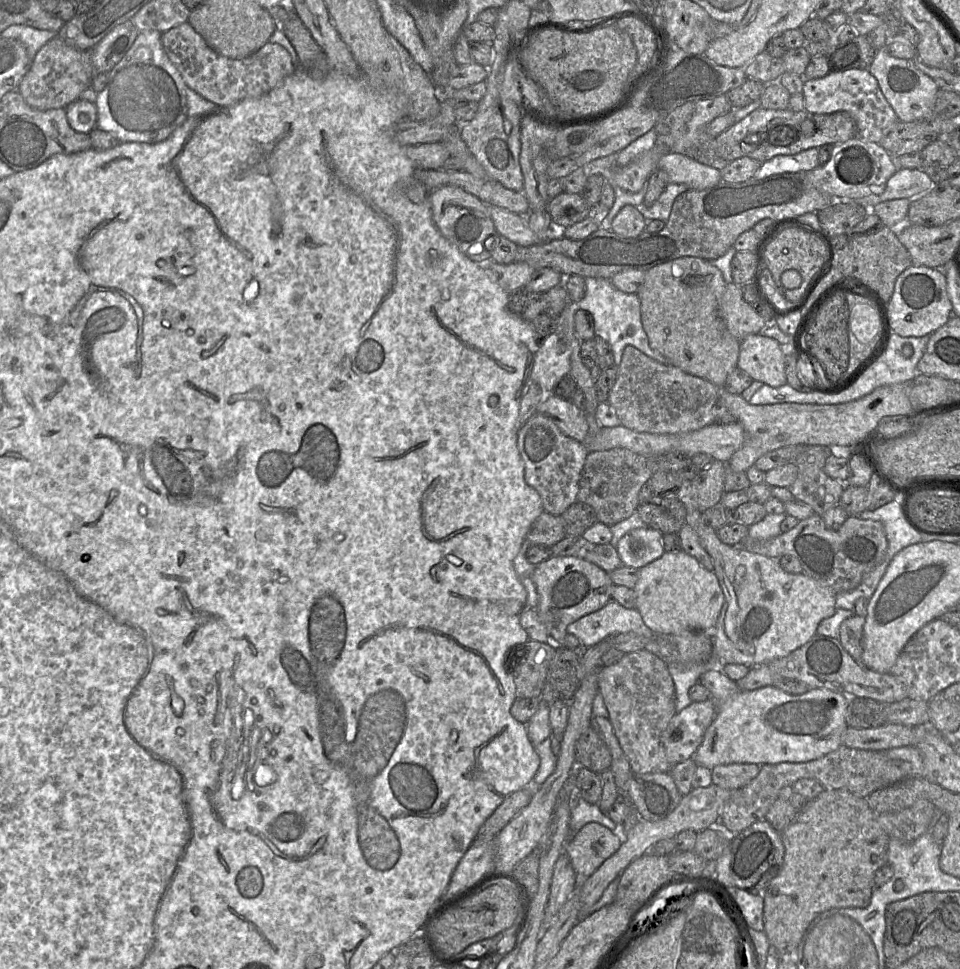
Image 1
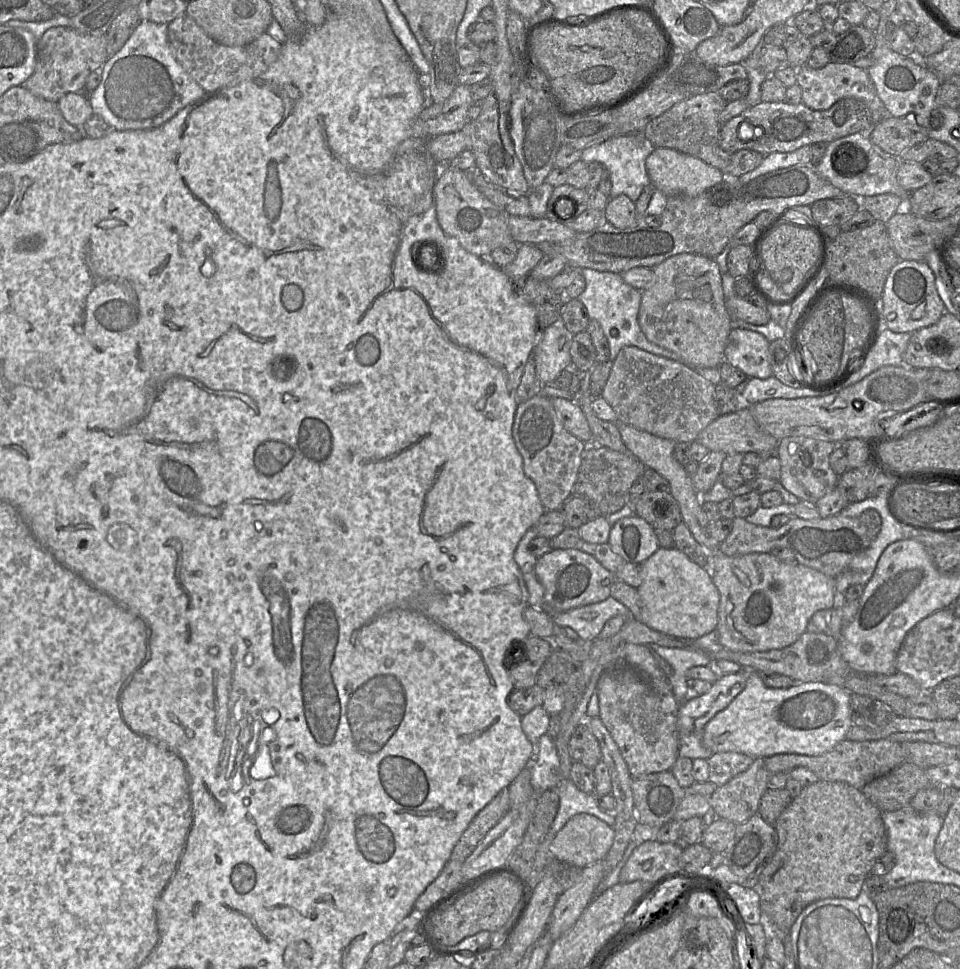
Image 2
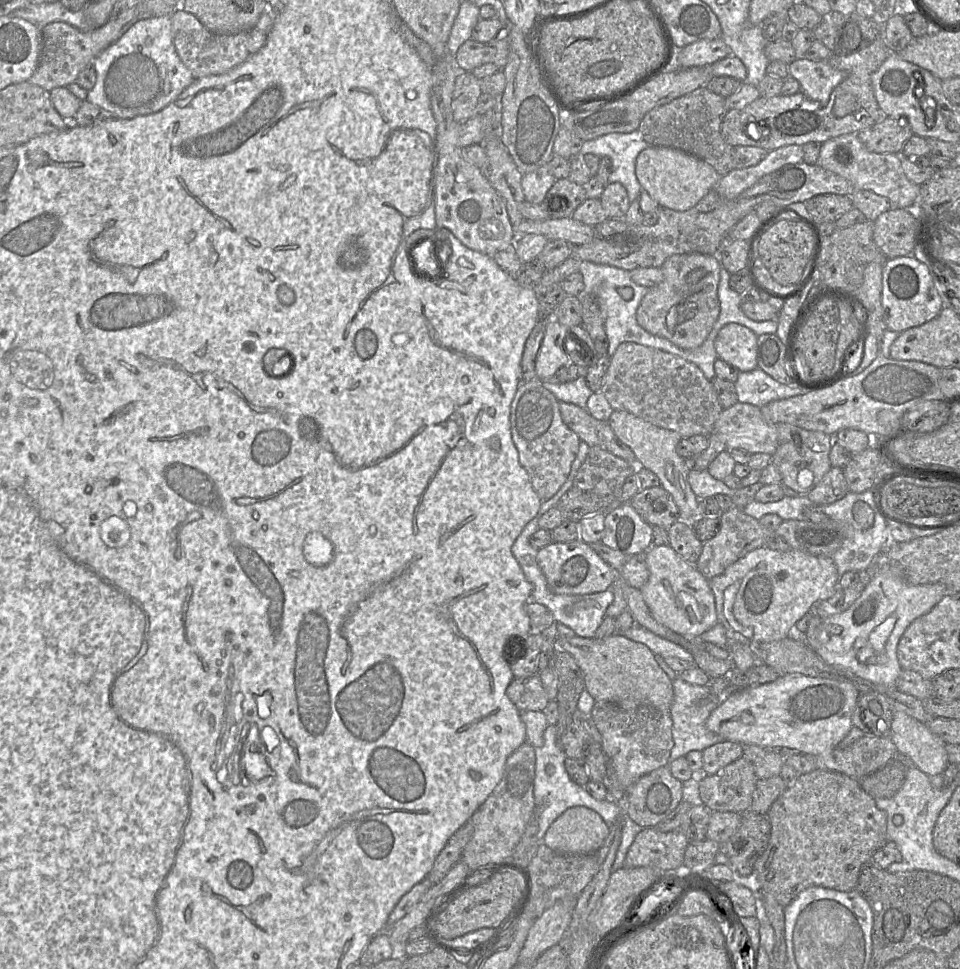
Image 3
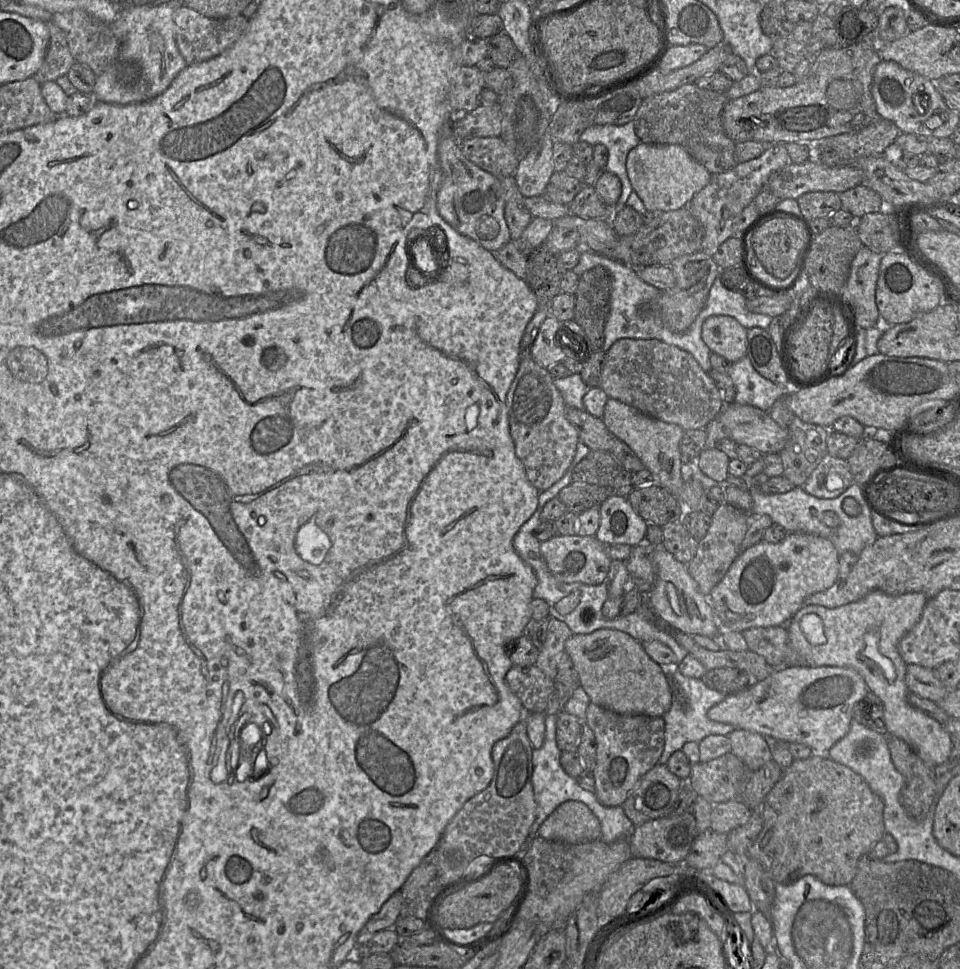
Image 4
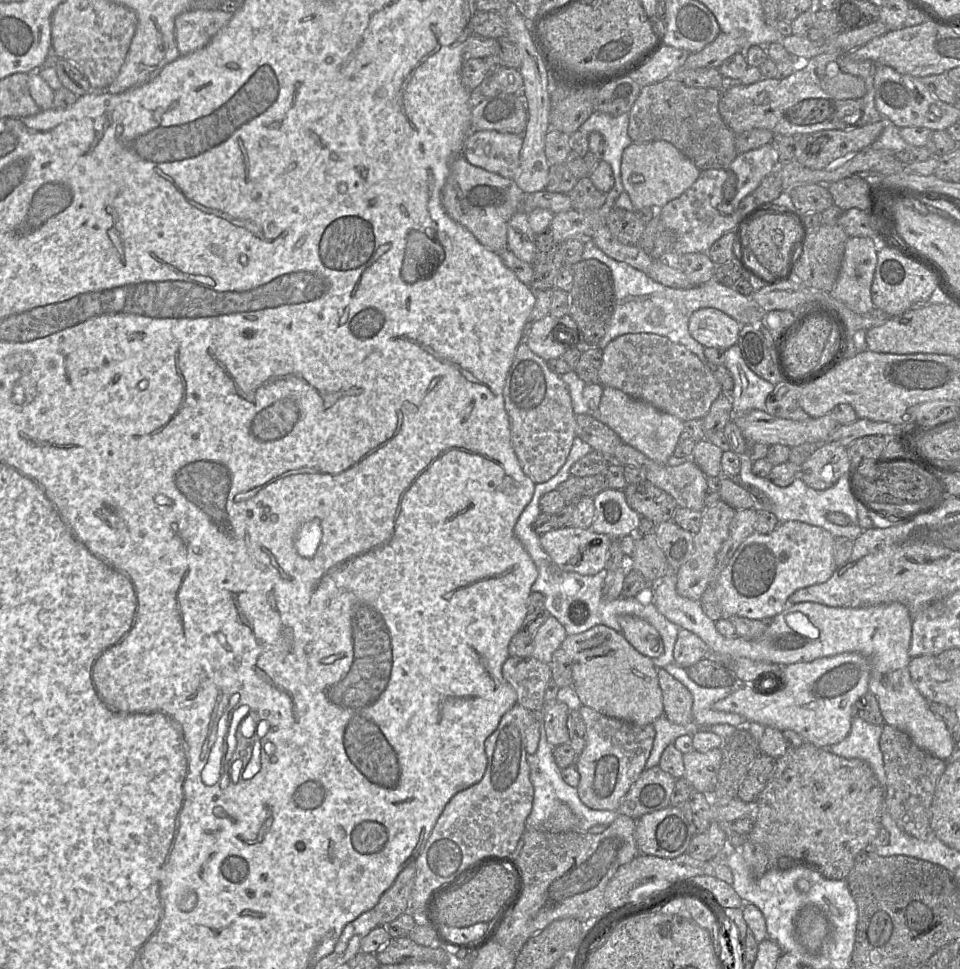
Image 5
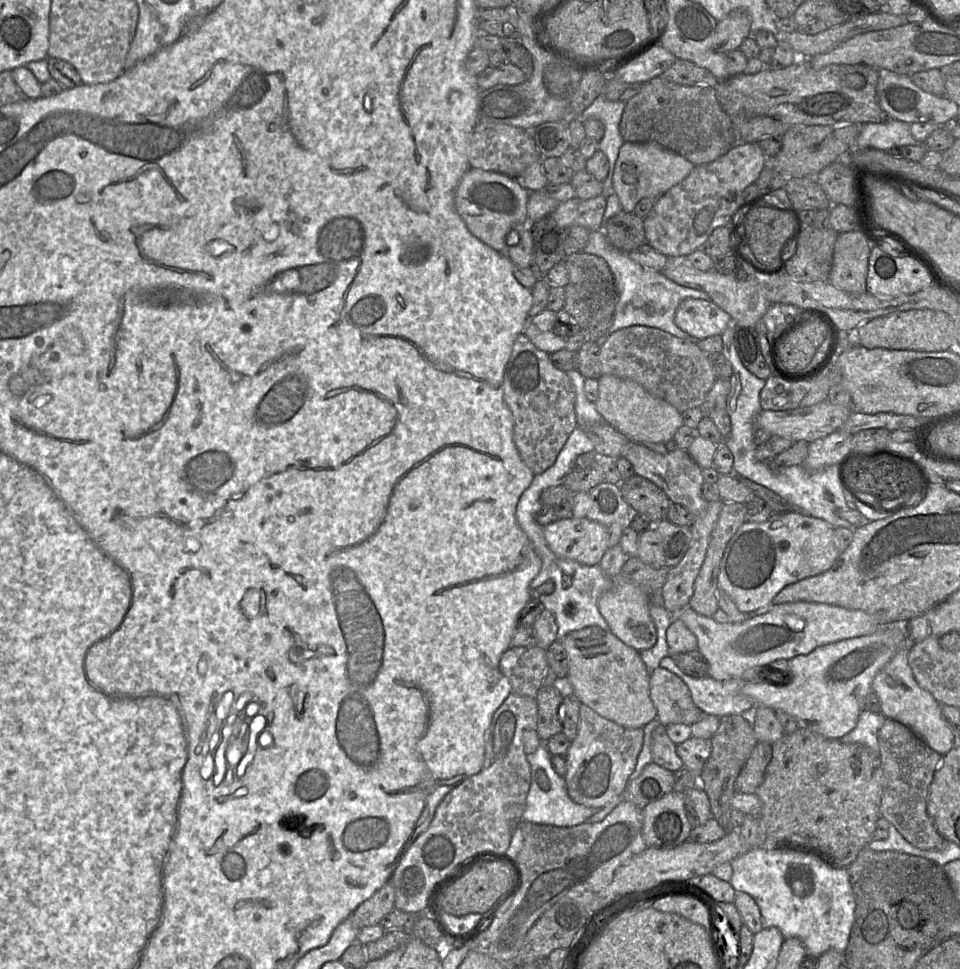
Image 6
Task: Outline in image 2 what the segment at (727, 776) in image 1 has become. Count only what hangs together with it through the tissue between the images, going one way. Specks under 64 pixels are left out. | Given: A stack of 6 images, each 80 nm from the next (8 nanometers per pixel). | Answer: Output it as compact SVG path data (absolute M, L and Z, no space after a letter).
M739 752L713 753L708 759L709 781L722 786L734 776L746 771L754 758Z

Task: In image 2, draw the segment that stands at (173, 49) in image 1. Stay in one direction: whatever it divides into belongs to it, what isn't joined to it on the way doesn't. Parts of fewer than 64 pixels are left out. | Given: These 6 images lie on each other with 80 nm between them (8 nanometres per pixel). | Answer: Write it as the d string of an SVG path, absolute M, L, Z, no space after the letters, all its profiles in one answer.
M187 14L168 23L167 36L176 60L206 93L258 78L277 61L282 49L282 44L266 33L244 46L222 45L208 36Z

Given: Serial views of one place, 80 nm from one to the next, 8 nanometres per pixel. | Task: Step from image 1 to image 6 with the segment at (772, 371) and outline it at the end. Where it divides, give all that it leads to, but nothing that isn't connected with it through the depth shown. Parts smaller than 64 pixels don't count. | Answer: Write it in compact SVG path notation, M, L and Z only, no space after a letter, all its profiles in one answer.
M687 298L677 308L677 326L697 340L721 335L733 325L731 316L712 300Z

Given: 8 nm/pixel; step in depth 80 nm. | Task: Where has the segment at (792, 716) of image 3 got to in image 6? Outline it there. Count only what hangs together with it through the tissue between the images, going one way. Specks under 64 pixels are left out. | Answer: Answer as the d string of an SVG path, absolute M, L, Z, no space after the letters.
M884 624L871 635L841 640L814 649L806 655L798 655L789 662L790 681L783 684L747 682L741 693L755 706L781 710L794 716L802 726L829 739L840 739L857 725L859 715L864 710L865 699L872 692L872 682L876 674L892 659L895 653L906 646L908 641L907 624Z

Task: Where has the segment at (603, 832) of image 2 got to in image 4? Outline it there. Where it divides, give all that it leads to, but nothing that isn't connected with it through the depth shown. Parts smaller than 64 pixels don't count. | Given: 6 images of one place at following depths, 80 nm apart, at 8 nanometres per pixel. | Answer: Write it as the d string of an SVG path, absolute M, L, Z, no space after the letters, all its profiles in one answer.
M566 801L544 820L536 835L550 841L581 844L598 840L601 829L599 819L586 804Z

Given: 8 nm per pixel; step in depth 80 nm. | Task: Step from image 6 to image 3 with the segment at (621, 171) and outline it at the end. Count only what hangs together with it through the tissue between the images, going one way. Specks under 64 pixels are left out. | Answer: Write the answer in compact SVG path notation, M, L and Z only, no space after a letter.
M649 146L636 159L635 174L643 191L661 207L686 211L694 207L722 177L705 161L673 147Z

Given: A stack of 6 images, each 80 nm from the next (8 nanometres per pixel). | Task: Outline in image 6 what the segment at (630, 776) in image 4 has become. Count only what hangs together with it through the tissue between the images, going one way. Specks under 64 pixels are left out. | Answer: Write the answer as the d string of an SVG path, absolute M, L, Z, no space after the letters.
M581 703L577 736L571 742L568 752L565 755L566 775L564 779L570 798L577 804L600 809L614 797L620 796L629 782L630 775L635 770L643 742L643 728L625 728L611 720L601 717L590 707Z

